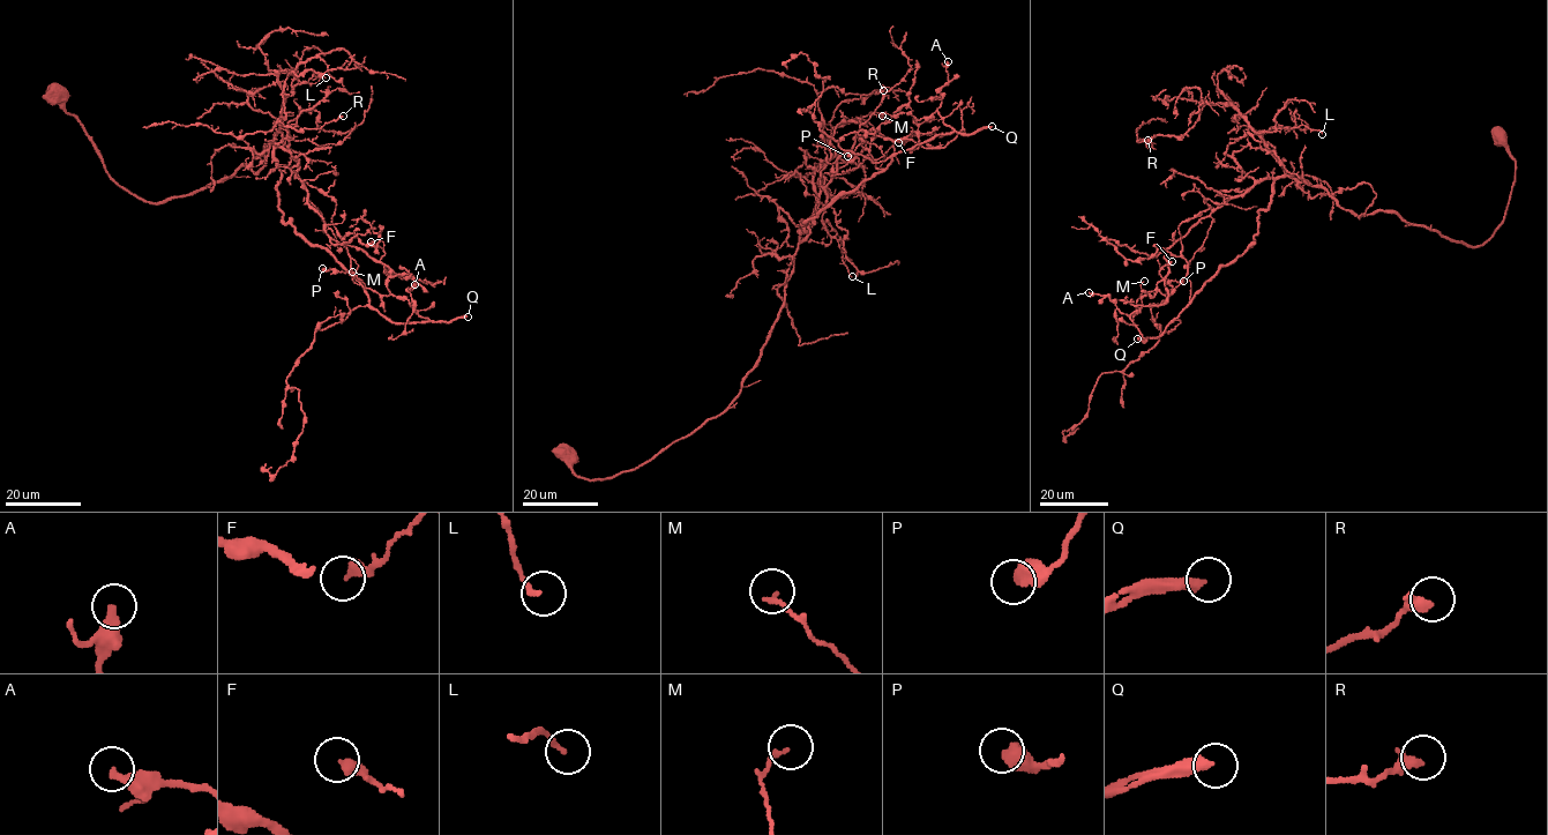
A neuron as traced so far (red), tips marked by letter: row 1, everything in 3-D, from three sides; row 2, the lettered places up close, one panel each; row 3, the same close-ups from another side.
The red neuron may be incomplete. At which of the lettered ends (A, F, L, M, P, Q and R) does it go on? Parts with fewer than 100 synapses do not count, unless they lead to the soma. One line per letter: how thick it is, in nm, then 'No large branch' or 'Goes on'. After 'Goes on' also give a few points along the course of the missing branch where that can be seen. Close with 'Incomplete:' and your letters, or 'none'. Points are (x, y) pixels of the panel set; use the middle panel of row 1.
A: Thickness 360 nm. No large branch
F: Thickness 360 nm. No large branch
L: Thickness 150 nm. No large branch
M: Thickness 160 nm. No large branch
P: Thickness 550 nm. No large branch
Q: Thickness 340 nm. Goes on
R: Thickness 400 nm. No large branch
Incomplete: Q

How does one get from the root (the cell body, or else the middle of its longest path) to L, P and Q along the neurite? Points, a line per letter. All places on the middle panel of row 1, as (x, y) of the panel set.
L: (566, 453), (578, 477), (610, 479), (718, 417), (754, 367), (819, 203), (822, 222), (852, 276)
P: (566, 453), (578, 477), (610, 479), (724, 410), (832, 166), (866, 141), (883, 155), (862, 142), (847, 156)
Q: (566, 453), (578, 477), (610, 479), (718, 417), (777, 318), (801, 221), (898, 153), (939, 134), (992, 126)

